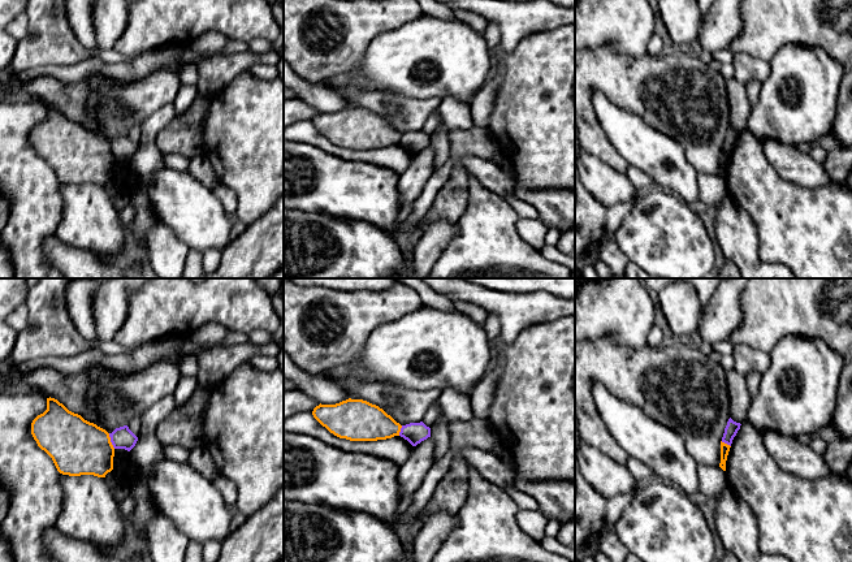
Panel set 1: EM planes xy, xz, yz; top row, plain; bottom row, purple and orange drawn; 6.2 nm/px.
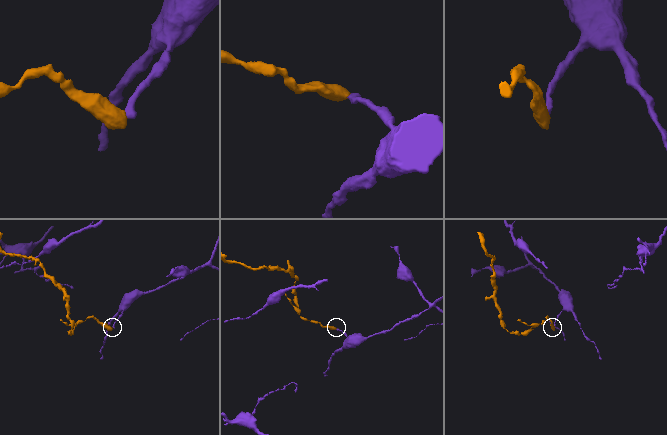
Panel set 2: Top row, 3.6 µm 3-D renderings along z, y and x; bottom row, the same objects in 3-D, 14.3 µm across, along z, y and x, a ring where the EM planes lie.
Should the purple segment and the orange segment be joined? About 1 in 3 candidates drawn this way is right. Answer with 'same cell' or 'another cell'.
another cell

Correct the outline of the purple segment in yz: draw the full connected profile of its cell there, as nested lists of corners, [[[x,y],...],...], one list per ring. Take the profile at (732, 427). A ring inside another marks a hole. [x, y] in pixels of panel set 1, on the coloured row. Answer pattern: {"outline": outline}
{"outline": [[[731,418],[727,422],[725,428],[725,433],[722,437],[722,442],[731,446],[734,437],[736,436],[738,431],[740,429],[740,423],[734,422]]]}

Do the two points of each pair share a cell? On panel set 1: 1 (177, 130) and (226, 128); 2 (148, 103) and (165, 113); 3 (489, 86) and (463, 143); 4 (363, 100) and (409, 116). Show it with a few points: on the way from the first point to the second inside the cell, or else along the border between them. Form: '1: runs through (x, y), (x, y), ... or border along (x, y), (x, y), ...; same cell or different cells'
1: border along (208, 99), (200, 152); different cells
2: border along (172, 103), (158, 108), (139, 125); different cells
3: border along (474, 124), (485, 128); different cells
4: runs through (375, 100), (397, 109); same cell

